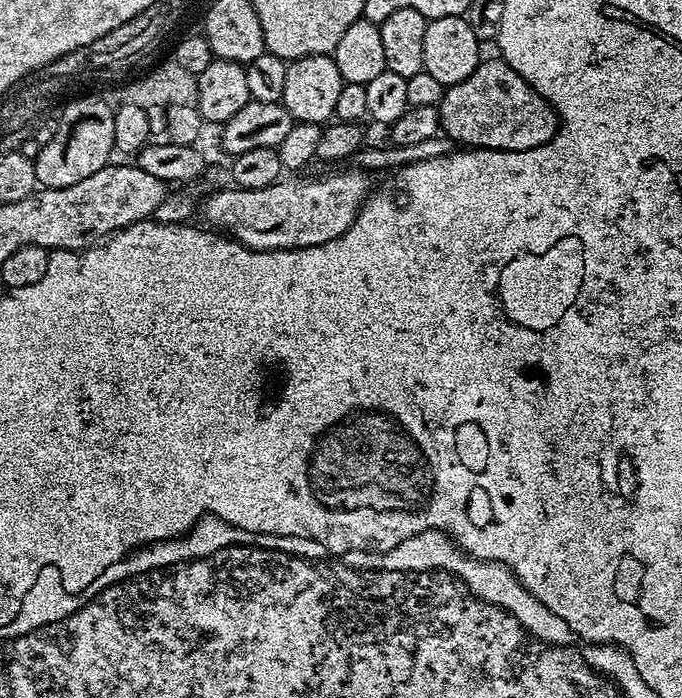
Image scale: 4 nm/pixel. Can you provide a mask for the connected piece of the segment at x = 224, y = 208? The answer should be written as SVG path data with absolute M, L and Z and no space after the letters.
M353 171L320 176L317 180L281 178L262 190L227 186L205 202L204 216L213 229L256 252L276 252L325 244L346 234L370 195L369 173Z

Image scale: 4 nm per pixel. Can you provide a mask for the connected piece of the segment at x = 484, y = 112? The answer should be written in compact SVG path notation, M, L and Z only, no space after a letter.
M502 58L496 60L481 59L480 65L466 78L457 84L449 84L444 89L444 96L440 99L440 129L443 135L448 136L457 145L468 148L489 148L499 152L521 152L534 150L534 146L542 146L550 142L556 132L558 121L556 112L533 90L516 71Z

